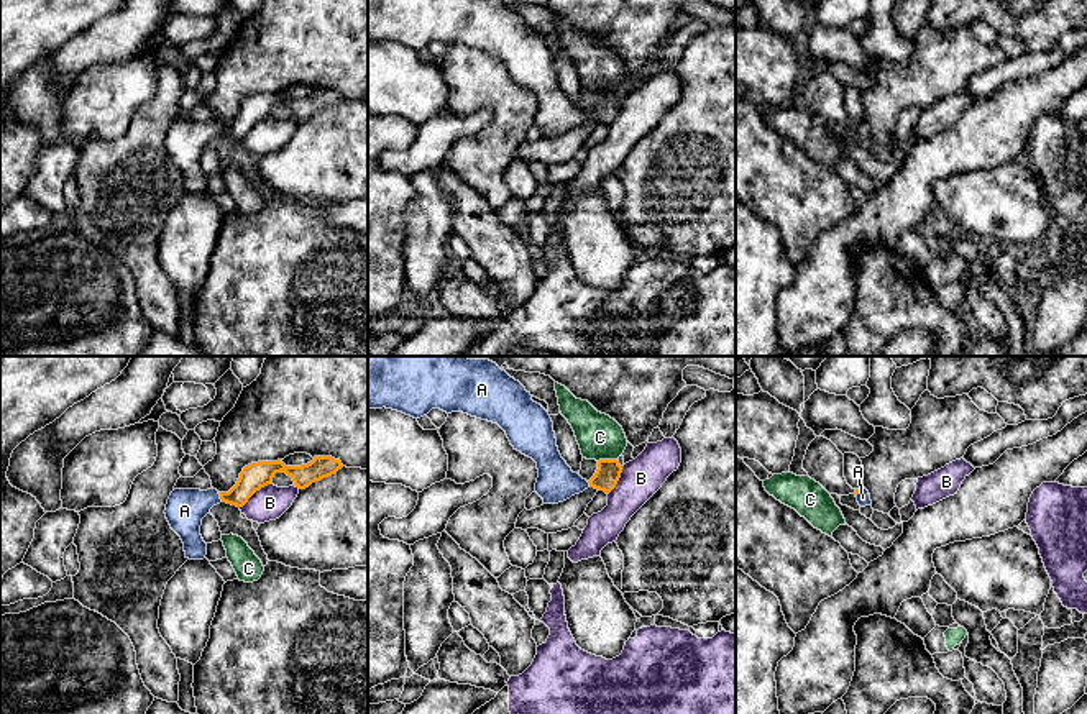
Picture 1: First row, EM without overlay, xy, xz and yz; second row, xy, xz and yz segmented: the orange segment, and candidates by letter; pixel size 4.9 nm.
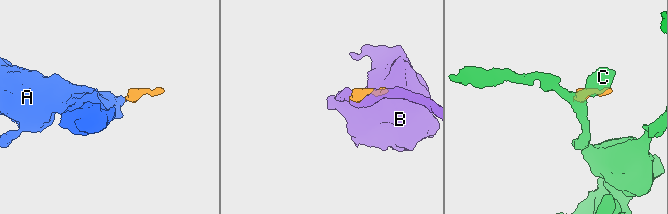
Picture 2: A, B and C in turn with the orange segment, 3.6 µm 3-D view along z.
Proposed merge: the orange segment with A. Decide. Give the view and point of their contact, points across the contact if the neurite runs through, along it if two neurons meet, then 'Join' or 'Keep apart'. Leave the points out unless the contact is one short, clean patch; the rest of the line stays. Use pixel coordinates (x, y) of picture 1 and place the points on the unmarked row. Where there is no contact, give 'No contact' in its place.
Touches orange at xy (220, 130). Path across: xy (258, 107), (237, 128), (220, 130), (209, 130), (184, 143). Join

